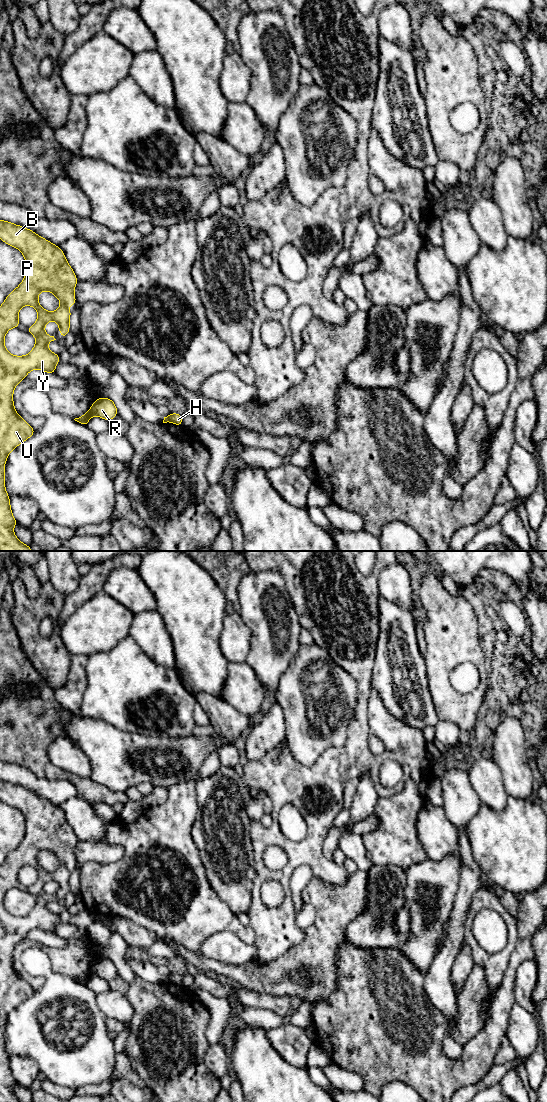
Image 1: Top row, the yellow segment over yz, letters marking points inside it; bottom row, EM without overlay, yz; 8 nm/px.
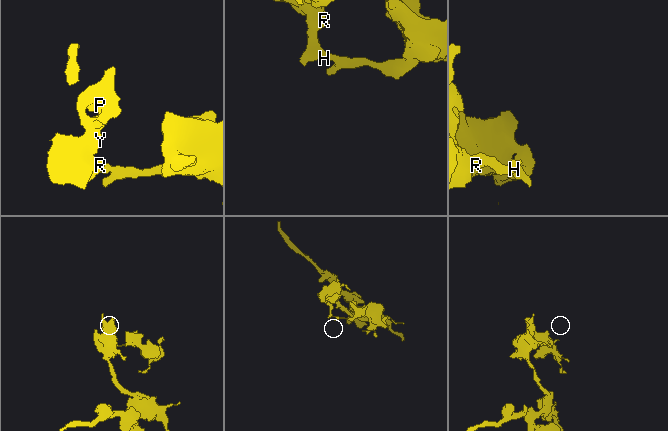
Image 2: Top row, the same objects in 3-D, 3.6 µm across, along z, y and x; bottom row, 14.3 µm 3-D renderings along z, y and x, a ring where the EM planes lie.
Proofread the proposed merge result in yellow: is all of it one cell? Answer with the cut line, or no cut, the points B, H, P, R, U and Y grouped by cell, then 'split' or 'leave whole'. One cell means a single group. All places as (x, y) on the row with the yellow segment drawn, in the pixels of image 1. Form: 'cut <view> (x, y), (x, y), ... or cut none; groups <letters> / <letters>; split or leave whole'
cut yz (168, 416), (170, 421); groups B P R U Y / H; split

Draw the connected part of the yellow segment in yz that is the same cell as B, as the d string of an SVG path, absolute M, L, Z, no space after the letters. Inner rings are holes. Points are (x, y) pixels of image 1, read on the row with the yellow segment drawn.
M0 220L0 239L19 249L26 260L26 275L22 283L6 297L0 306L0 551L32 551L28 545L20 542L13 532L13 527L18 524L12 515L10 498L5 490L4 466L8 454L35 433L35 430L15 411L13 391L31 370L40 369L55 374L55 366L60 362L60 358L58 354L47 348L47 344L56 339L54 336L47 335L44 328L48 321L53 320L59 325L58 331L61 332L62 339L68 334L71 311L67 306L76 304L74 288L78 280L61 248L38 236L32 230ZM42 291L50 291L59 299L61 306L56 311L47 312L39 305L38 294ZM25 305L34 307L38 313L36 323L26 329L36 337L36 344L28 355L13 356L4 346L4 337L9 329L20 327L18 311Z

